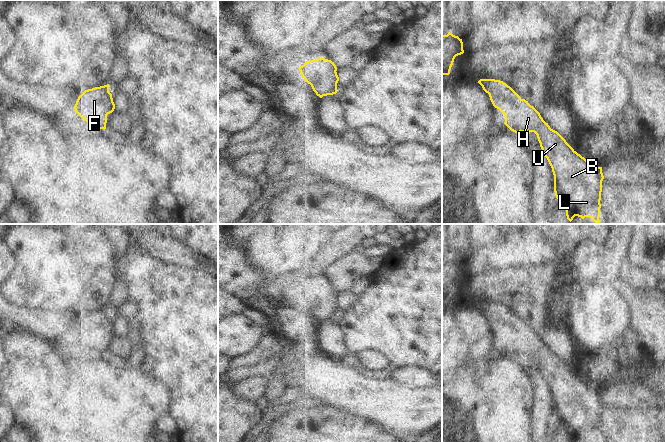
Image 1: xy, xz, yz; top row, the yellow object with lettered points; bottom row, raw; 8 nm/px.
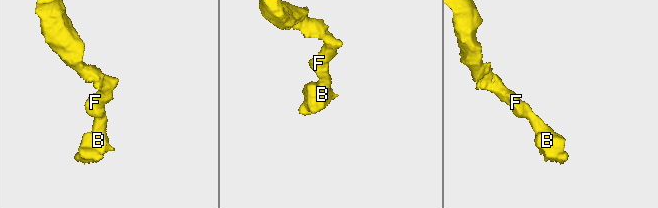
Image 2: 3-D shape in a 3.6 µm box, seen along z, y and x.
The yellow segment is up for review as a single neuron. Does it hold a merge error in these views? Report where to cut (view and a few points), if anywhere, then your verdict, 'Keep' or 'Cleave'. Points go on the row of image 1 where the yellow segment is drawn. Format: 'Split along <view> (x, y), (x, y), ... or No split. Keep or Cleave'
No split. Keep

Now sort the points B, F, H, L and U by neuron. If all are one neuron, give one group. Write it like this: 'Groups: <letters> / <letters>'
Groups: B F H L U

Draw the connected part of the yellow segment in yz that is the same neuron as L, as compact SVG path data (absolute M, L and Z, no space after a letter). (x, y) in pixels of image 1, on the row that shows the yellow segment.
M480 79L493 106L505 115L504 124L515 133L534 132L554 175L554 192L566 208L567 219L590 217L600 223L602 167L588 162L551 129L540 113L500 80Z

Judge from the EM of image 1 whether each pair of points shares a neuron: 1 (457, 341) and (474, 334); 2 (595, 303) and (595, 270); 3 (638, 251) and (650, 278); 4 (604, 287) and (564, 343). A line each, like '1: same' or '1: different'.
1: different
2: different
3: different
4: different

